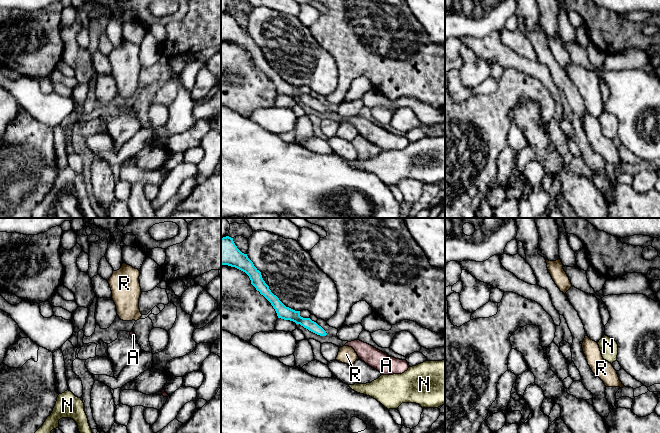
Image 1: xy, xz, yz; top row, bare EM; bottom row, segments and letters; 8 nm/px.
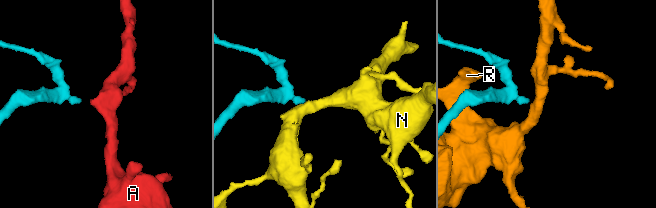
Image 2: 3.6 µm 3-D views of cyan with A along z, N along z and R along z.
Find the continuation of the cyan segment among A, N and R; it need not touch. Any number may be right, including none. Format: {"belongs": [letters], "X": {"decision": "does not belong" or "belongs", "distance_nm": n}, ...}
{"belongs": ["A"], "A": {"decision": "belongs", "distance_nm": 170}, "N": {"decision": "does not belong", "distance_nm": 340}, "R": {"decision": "does not belong", "distance_nm": 150}}

